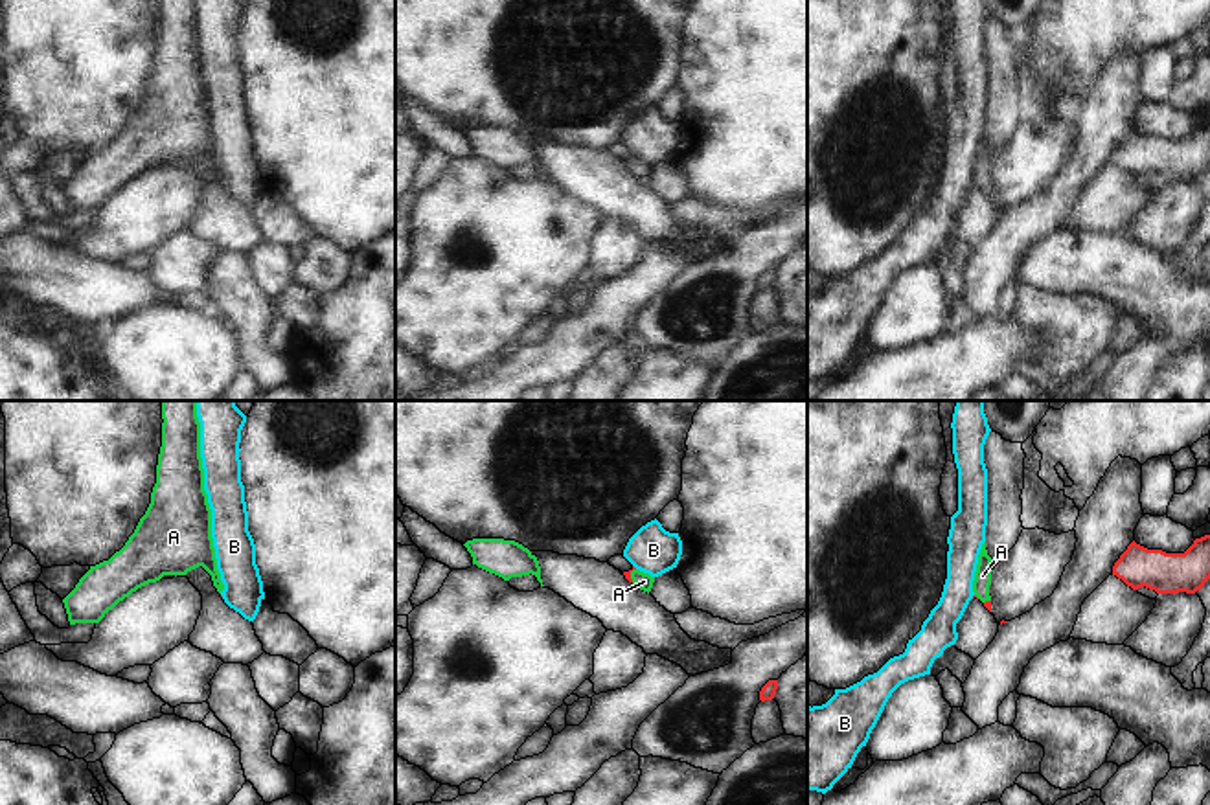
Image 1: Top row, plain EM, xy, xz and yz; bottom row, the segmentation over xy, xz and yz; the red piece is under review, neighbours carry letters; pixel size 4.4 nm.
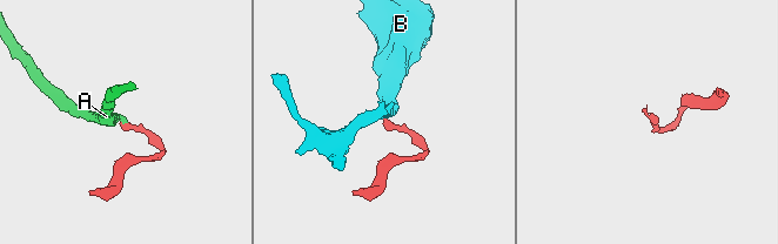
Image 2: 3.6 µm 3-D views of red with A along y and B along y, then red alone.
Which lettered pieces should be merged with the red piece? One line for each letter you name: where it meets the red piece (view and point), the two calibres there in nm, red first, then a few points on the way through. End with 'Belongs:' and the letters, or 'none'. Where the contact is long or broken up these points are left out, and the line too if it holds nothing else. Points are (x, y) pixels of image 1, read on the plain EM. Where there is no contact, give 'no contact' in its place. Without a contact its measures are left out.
A: meets red in xz at (629, 164); 30 nm thick on the red side, 80 nm on the other; runs through xz (627, 162), (629, 164), (644, 170)
Belongs: A

